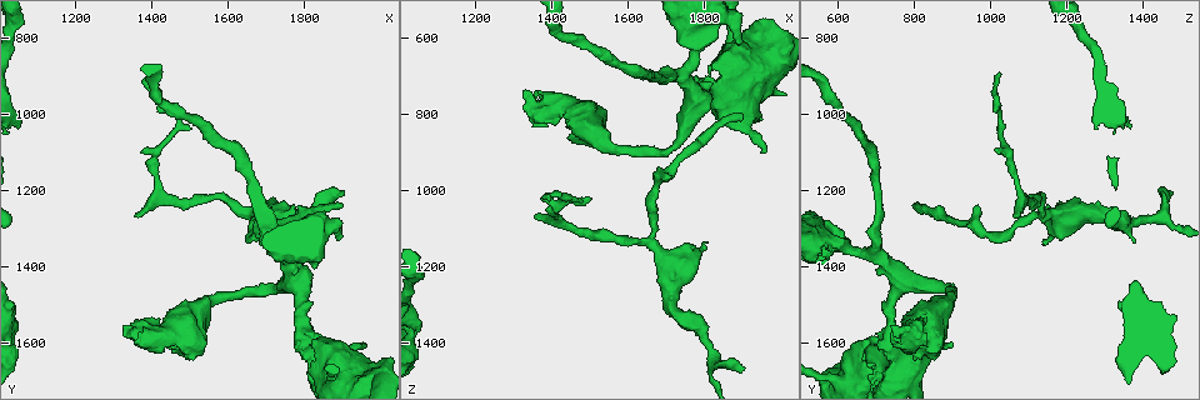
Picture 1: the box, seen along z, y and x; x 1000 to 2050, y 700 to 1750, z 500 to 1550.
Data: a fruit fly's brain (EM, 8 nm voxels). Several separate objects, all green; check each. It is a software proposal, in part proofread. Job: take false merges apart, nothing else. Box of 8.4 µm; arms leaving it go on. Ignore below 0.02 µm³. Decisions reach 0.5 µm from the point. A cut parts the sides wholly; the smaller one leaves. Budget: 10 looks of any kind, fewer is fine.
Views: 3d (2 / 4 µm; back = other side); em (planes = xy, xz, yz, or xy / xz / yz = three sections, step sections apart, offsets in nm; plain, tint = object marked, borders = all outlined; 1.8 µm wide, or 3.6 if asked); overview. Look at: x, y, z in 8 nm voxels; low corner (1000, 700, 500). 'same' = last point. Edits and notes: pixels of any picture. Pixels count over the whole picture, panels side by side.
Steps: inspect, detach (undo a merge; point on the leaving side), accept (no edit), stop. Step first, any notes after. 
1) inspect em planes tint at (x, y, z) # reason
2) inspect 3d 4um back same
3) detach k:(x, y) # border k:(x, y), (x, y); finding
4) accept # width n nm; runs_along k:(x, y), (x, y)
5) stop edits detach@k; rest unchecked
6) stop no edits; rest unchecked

inspect 3d 2um at (1410, 1170, 1075) # narrows sharply

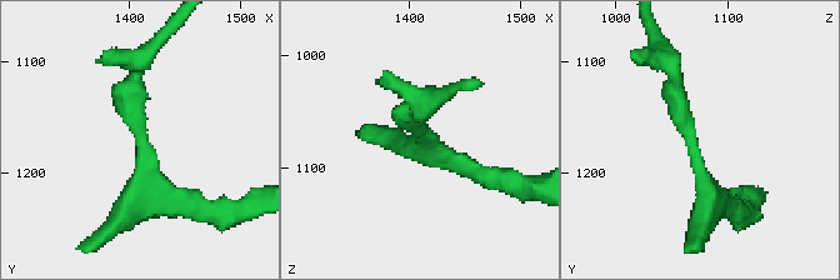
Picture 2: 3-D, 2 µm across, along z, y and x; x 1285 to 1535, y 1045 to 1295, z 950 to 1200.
inspect em xz step 8 tint at (1410, 1178, 1072) # need the tissue

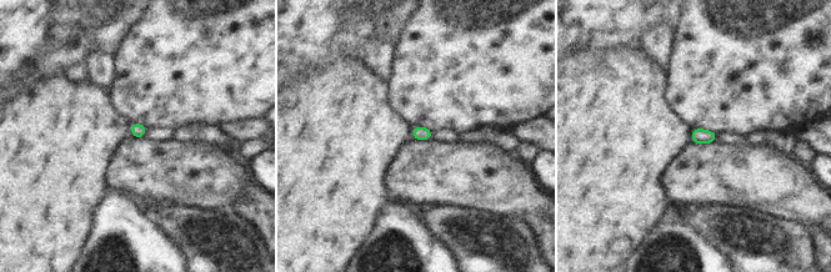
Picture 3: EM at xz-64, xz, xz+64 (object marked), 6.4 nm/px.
inspect em planes tint same

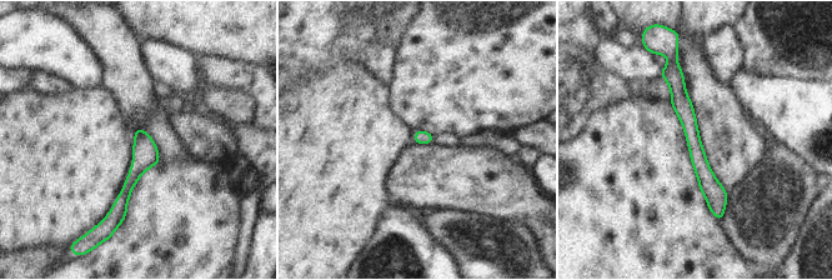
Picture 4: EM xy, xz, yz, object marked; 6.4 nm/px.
accept # runs_along 4:(675, 69), (716, 213); all the same neuron

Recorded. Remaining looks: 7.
inspect em planes plain at (1780, 1445, 765) # branch point

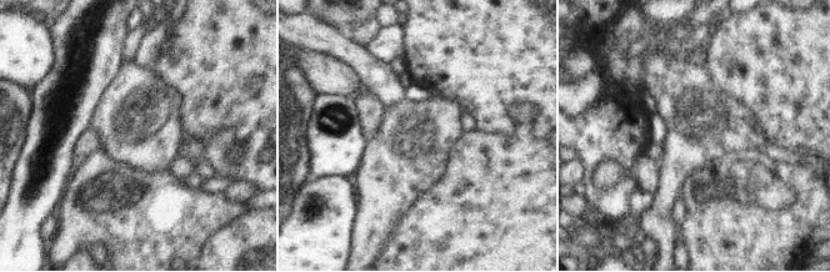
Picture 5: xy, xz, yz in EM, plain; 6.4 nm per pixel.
inspect em planes borders same

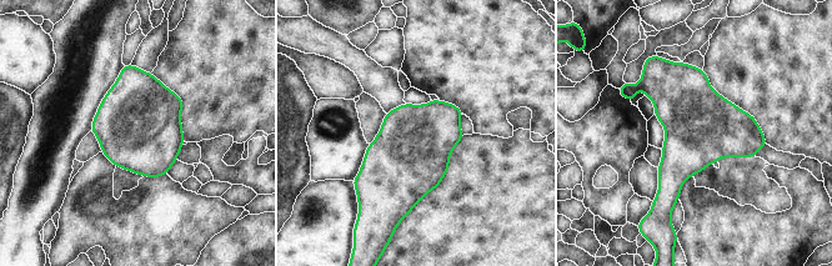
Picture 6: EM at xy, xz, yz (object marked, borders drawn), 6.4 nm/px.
accept # all the same neuron

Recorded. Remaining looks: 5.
inspect em 3.6um planes tint at (1875, 1690, 580) # calibre changes

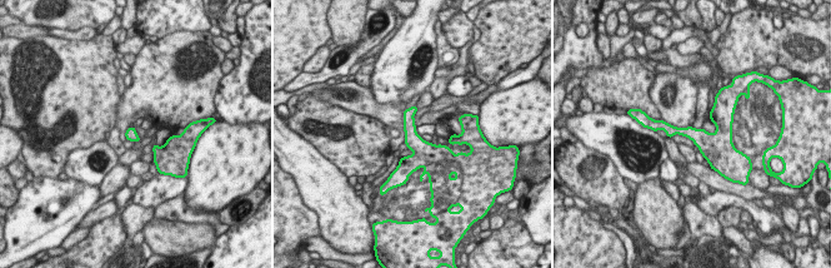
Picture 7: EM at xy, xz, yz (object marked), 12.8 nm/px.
accept # runs_along 7:(657, 125), (701, 138), (729, 132); one neuron here

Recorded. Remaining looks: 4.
inspect em planes tint at (1825, 1270, 1455) # a fork

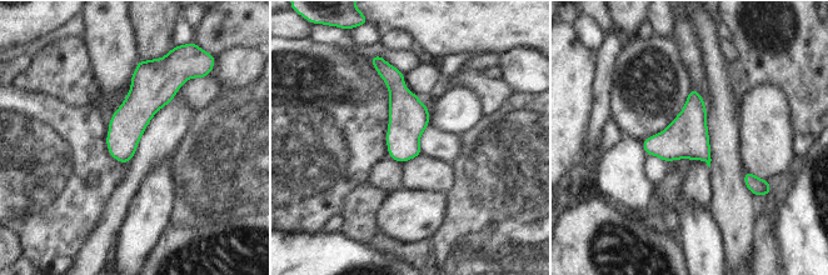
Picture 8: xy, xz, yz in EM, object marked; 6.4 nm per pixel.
accept # continuous, no second neuron

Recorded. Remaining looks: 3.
stop no edits; rest unchecked

